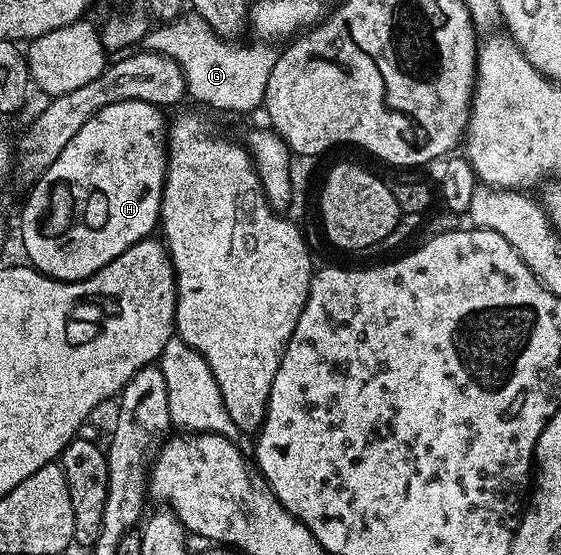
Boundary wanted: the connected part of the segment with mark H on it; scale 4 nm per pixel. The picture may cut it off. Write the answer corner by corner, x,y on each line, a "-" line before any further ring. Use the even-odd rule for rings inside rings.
140,100
113,102
109,106
97,110
97,114
93,114
93,118
89,118
89,122
85,122
85,126
81,126
81,130
77,130
77,134
73,134
69,146
65,146
65,150
61,150
61,154
57,154
57,158
47,167
45,179
40,178
30,185
31,193
28,194
27,202
21,210
19,230
30,267
35,268
38,272
44,272
46,276
52,276
54,280
84,280
97,274
97,270
101,270
101,266
109,266
109,262
113,262
121,254
125,254
125,250
129,250
129,246
148,239
154,233
151,232
154,228
156,231
159,224
159,207
163,201
163,183
167,177
169,144
169,124
166,119
163,121
163,112
164,109
160,105
-
47,184
51,184
55,188
55,196
51,196
50,199
46,199
44,191

